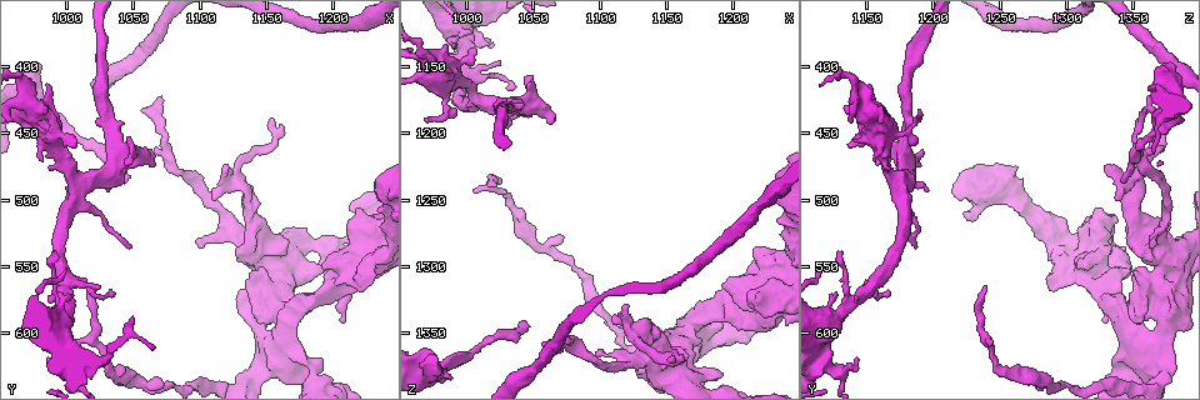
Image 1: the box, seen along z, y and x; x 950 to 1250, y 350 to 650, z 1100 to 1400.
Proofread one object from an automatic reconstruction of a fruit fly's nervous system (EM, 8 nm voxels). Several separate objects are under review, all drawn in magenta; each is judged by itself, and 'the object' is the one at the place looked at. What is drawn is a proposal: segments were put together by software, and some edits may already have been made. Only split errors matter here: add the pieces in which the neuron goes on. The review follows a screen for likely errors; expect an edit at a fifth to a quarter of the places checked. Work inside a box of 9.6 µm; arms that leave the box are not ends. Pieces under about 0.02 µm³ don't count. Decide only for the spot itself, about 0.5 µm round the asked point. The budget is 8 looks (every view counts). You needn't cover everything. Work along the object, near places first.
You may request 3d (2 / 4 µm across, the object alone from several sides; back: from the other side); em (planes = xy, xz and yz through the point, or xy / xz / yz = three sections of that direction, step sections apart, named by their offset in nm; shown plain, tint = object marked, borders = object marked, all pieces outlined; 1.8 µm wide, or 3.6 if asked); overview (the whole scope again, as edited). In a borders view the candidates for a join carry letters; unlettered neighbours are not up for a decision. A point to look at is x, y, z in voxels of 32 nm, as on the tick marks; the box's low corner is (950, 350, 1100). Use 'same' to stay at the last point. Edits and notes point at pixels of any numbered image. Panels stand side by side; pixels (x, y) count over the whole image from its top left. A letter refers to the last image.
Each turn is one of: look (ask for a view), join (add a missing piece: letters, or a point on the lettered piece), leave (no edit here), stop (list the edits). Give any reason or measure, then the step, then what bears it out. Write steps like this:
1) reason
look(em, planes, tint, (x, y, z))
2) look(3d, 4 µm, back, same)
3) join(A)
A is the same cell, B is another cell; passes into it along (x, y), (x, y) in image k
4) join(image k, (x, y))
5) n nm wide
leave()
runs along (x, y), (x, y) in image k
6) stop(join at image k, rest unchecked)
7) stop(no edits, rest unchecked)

end of a long branch
look(3d, 2 µm, (1044, 488, 1340))

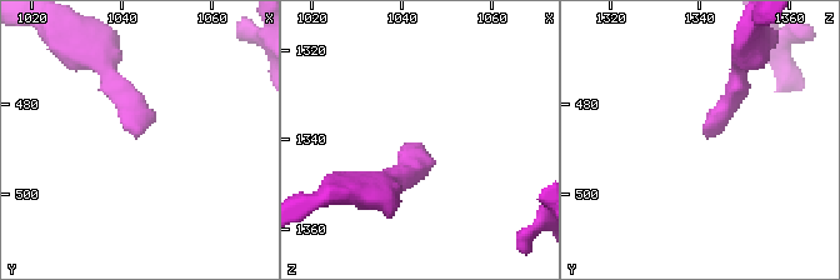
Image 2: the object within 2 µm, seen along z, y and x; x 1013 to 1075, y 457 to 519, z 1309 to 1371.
look(em, planes, borders, (1044, 487, 1342))

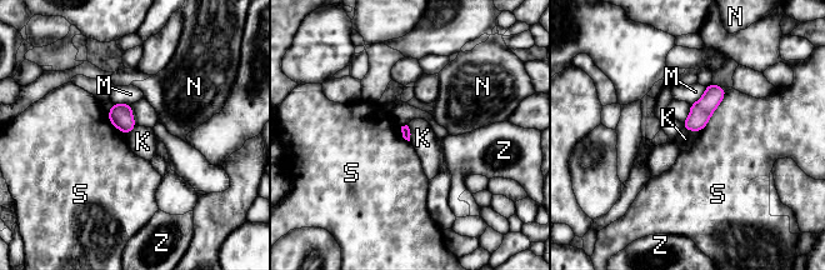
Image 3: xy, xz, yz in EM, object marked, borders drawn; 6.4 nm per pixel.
leave()
K, M, N, S and Z are other cells; border along (683, 128), (690, 131), (700, 131) in image 3; no lettered piece goes on from it

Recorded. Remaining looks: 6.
thick end
look(3d, 2 µm, back, (1032, 492, 1198))

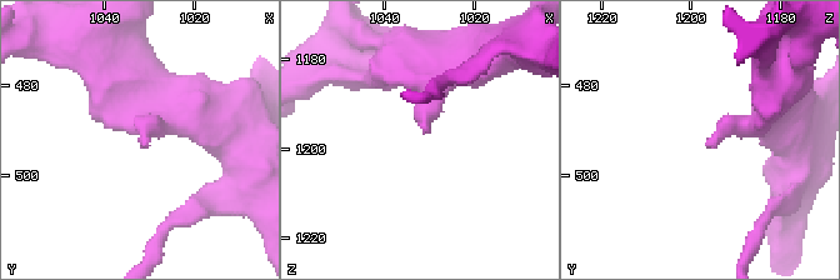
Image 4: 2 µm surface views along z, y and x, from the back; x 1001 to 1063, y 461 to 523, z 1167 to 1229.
look(em, planes, borders, (1032, 494, 1196))

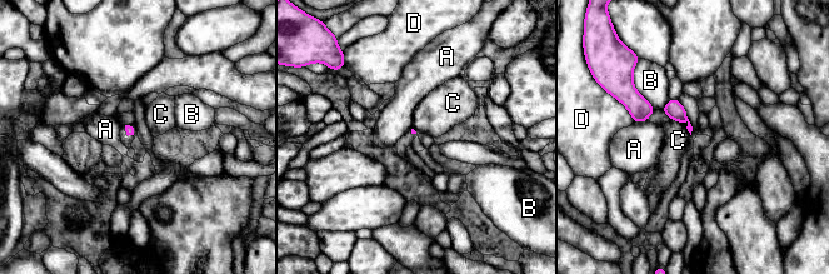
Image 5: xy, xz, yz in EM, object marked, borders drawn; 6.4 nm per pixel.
leave()
A, B, C and D are other cells; border along (670, 119), (678, 120), (682, 124) in image 5; none of them fits

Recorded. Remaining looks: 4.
free end
look(3d, 2 µm, (1022, 566, 1238))

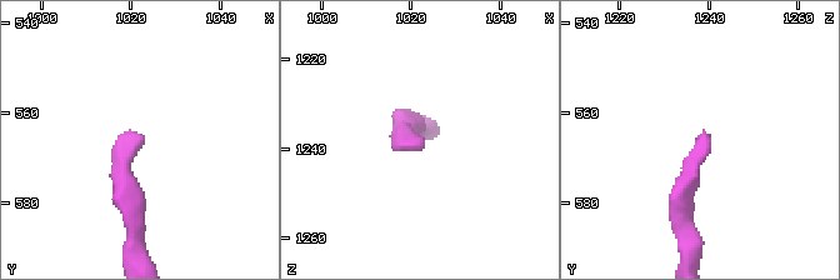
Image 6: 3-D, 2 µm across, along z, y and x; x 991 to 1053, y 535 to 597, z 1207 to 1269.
look(em, planes, borders, (1023, 566, 1240))

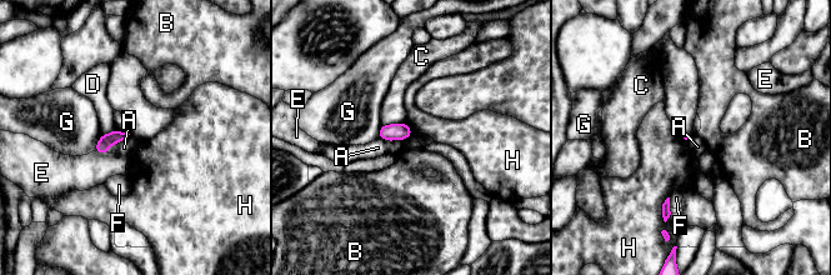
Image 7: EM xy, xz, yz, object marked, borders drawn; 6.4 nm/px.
leave()
A, B, C, D, E, F, G and H are other cells; border along (411, 134), (400, 140), (380, 139) in image 7; no lettered piece goes on from it

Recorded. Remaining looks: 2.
an open end
look(em, 3.6 µm, xz, step 4, borders, (1140, 590, 1356))

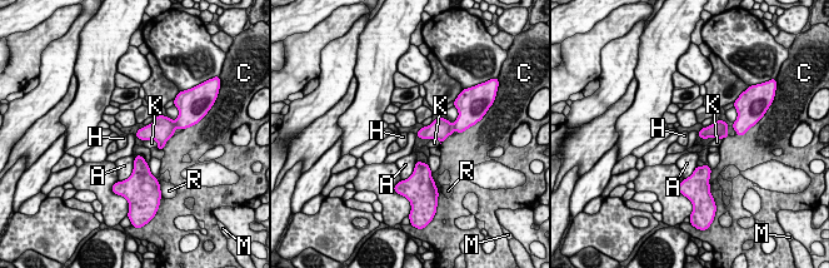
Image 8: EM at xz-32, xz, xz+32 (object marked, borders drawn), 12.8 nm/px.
leave()
A, C, H, K, M and R are other cells; border along (146, 164), (151, 173) in image 8; none of them fits

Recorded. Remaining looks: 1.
stop(no edits, rest unchecked)

